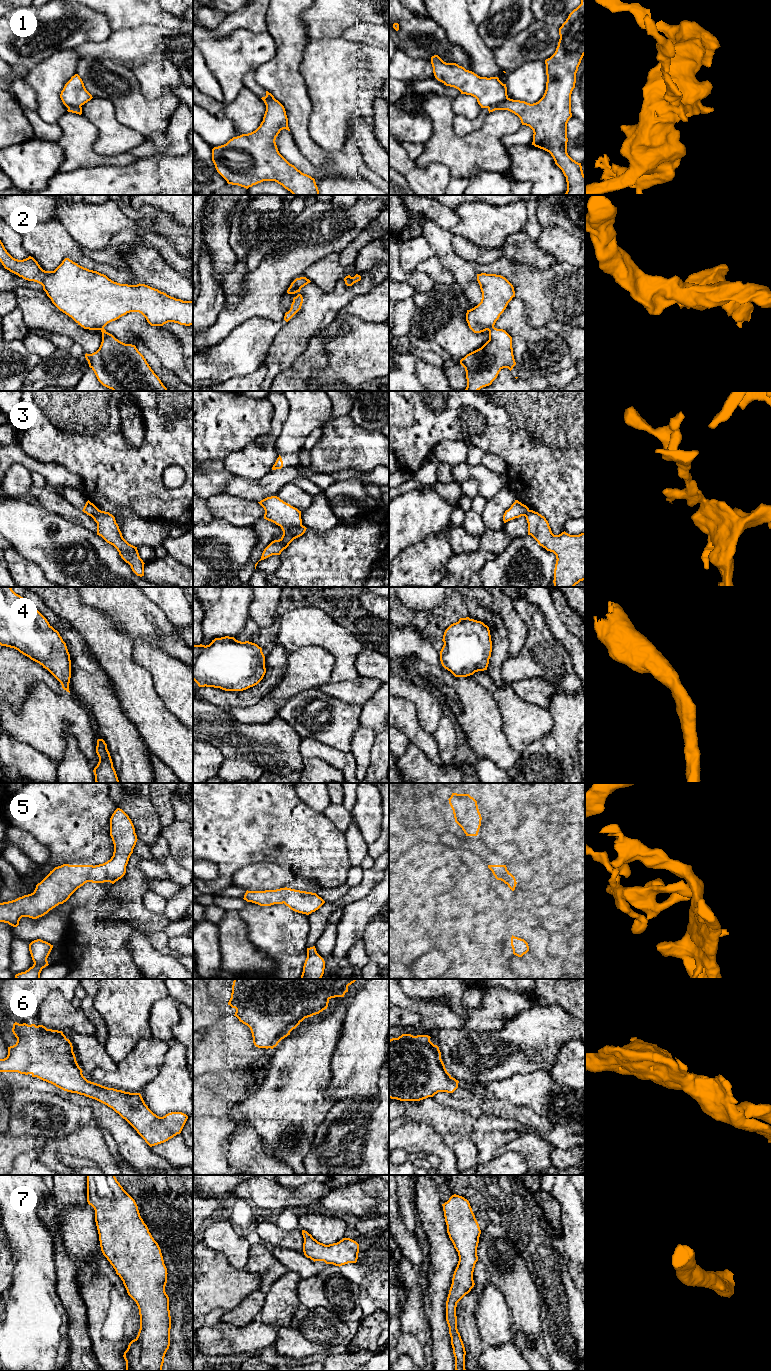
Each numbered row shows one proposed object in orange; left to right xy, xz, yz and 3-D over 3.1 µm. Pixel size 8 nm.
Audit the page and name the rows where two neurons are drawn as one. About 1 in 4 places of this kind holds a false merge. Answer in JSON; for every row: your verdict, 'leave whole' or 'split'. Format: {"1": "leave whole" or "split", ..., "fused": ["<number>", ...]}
{"1": "split", "2": "split", "3": "split", "4": "leave whole", "5": "split", "6": "leave whole", "7": "leave whole", "fused": ["1", "2", "3", "5"]}

